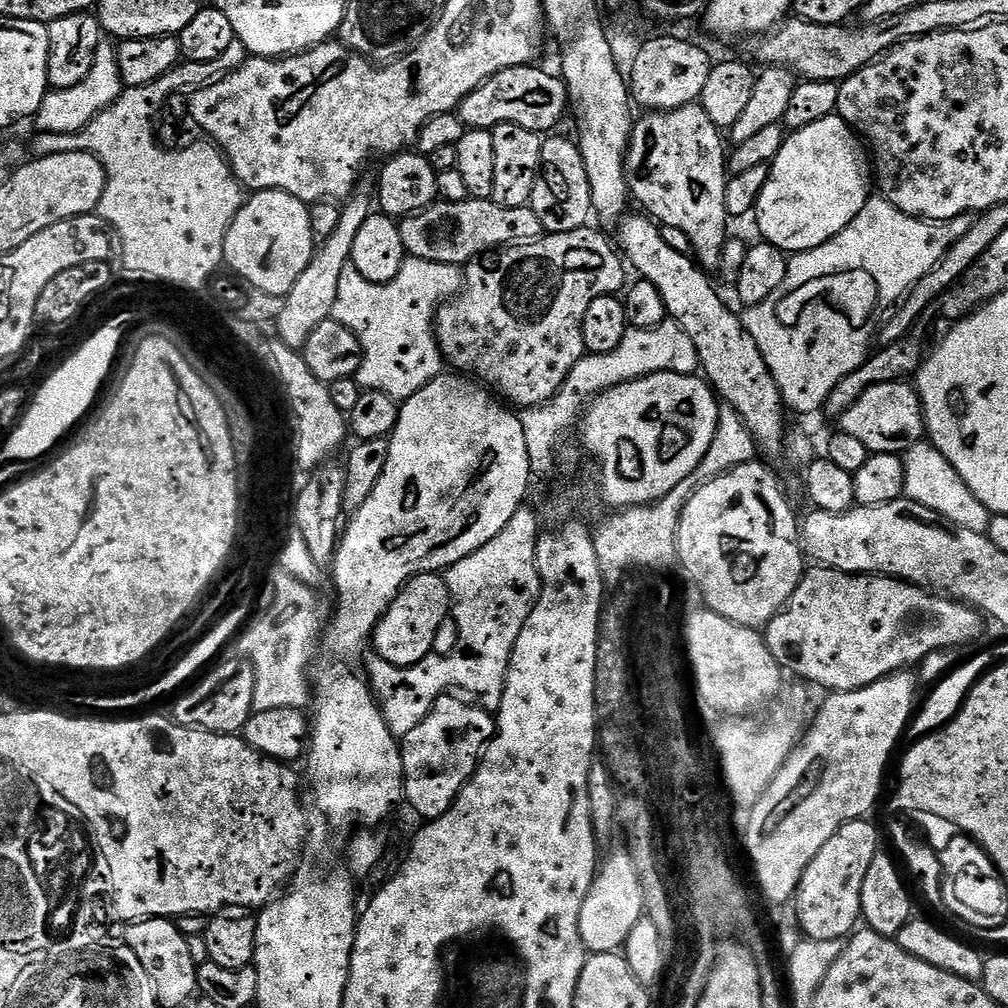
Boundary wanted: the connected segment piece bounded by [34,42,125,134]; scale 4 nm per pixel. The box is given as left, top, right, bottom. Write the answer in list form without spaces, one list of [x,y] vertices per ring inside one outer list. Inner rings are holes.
[[[101,42],[94,54],[94,66],[90,66],[90,74],[78,82],[78,86],[70,86],[68,90],[53,88],[42,98],[42,106],[38,106],[34,117],[36,132],[46,134],[75,134],[85,128],[102,110],[106,110],[116,101],[125,86],[122,74],[118,70],[117,45],[112,42]]]

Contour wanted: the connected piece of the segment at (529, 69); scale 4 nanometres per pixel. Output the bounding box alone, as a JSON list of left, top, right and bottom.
[458,66,570,134]

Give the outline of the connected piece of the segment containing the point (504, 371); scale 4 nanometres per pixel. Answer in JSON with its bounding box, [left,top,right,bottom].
[434,226,626,409]

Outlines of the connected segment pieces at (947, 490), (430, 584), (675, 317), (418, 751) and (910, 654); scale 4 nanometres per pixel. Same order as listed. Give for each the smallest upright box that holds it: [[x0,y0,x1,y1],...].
[[902,438,994,534],[370,572,452,668],[618,214,786,455],[400,694,494,822],[763,566,986,692]]

